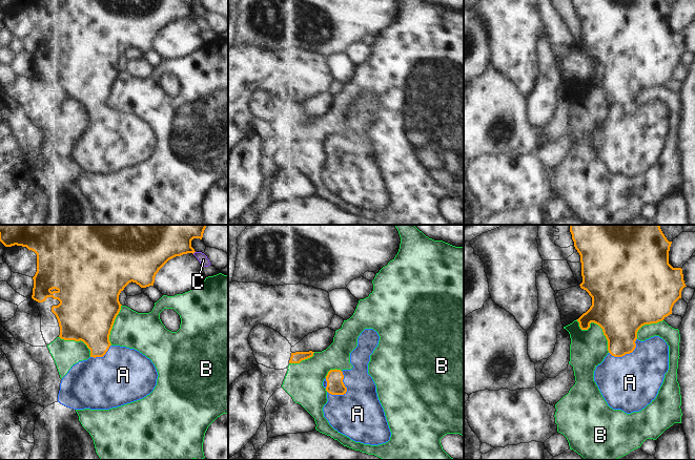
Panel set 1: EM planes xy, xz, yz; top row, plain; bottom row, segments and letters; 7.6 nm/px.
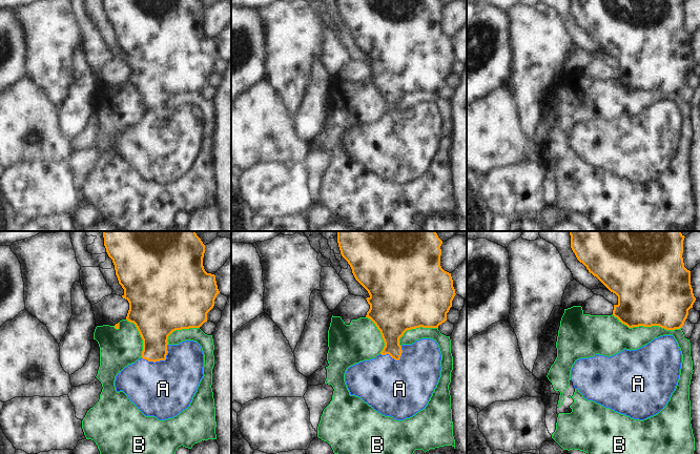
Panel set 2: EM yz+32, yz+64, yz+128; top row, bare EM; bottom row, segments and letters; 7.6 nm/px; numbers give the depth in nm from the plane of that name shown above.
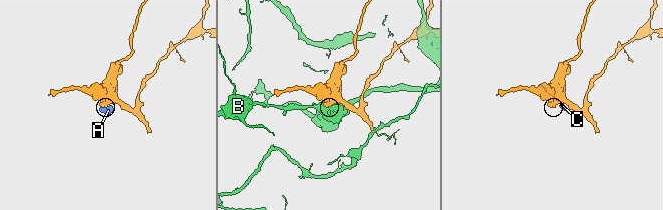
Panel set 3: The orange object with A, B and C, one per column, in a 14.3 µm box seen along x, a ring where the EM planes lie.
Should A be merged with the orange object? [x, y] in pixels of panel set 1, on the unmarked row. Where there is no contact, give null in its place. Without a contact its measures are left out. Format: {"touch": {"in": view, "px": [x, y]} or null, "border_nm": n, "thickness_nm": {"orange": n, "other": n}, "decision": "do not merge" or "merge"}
{"touch": {"in": "xz", "px": [346, 153]}, "border_nm": 200, "thickness_nm": {"orange": 130, "other": 380}, "decision": "merge"}

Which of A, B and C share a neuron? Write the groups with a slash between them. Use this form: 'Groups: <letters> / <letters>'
Groups: A / B / C

